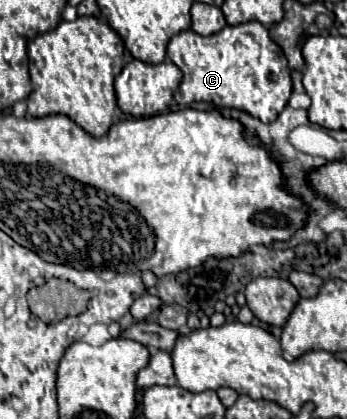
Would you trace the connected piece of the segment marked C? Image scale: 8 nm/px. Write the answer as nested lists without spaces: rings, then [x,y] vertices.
[[[261,22],[225,26],[221,32],[211,36],[199,36],[193,30],[179,32],[169,40],[167,56],[183,72],[181,86],[174,94],[174,99],[180,107],[186,107],[191,102],[208,102],[221,108],[245,110],[251,116],[257,116],[261,122],[273,122],[289,102],[292,79],[287,58],[283,56],[283,50],[269,38],[269,28]]]

